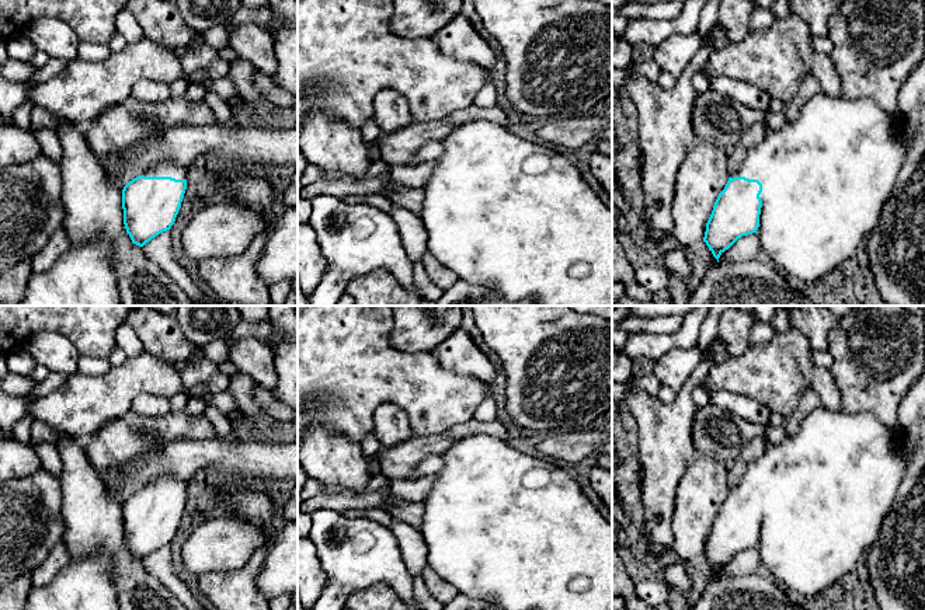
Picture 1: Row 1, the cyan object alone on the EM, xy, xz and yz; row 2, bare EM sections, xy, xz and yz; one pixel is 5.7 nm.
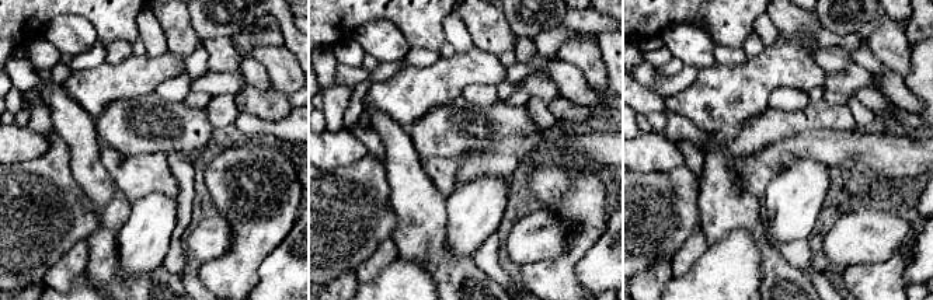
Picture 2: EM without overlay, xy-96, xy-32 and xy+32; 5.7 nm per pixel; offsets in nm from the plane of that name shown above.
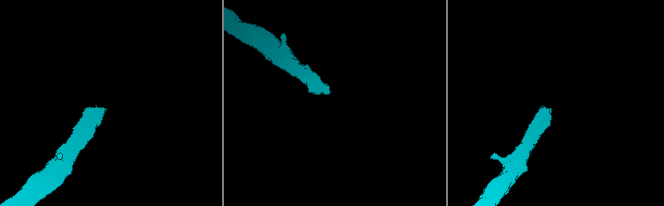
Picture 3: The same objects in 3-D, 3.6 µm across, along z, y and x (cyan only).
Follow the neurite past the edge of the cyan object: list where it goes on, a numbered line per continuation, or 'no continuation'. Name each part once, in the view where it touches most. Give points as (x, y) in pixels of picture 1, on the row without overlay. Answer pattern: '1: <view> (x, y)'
1: yz (826, 491)

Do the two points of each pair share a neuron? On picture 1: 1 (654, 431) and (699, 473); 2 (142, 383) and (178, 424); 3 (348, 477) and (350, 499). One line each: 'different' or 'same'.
1: different
2: different
3: different

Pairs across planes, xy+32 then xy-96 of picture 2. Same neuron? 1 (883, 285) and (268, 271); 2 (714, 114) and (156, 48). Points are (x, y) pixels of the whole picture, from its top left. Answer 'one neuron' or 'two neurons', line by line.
1: two neurons
2: two neurons

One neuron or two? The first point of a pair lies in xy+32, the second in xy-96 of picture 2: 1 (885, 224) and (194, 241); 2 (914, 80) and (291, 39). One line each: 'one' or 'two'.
1: one
2: one

